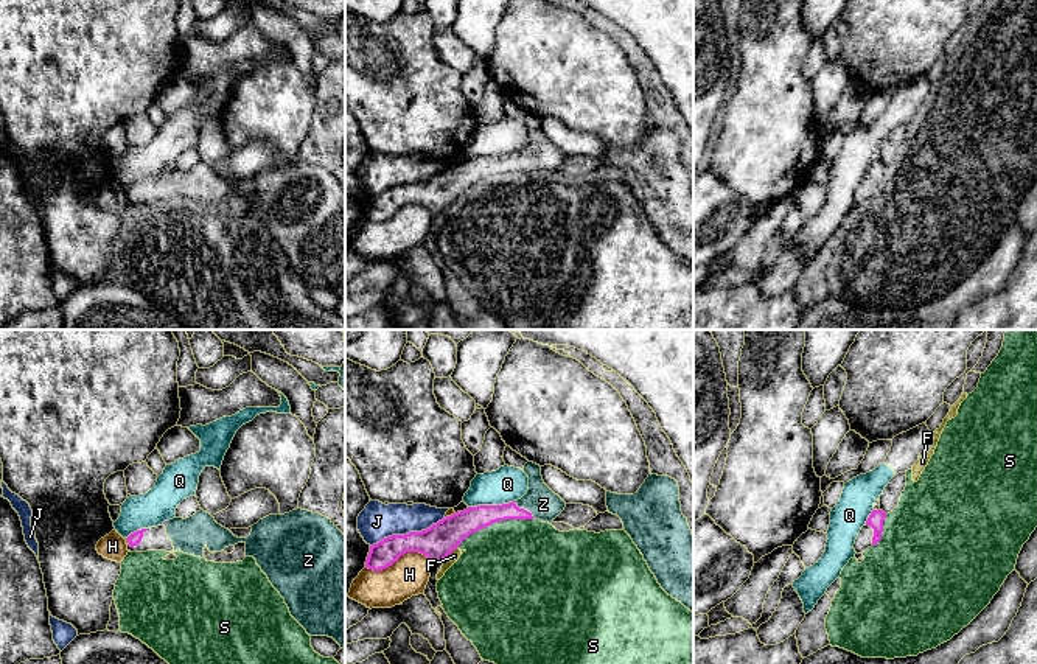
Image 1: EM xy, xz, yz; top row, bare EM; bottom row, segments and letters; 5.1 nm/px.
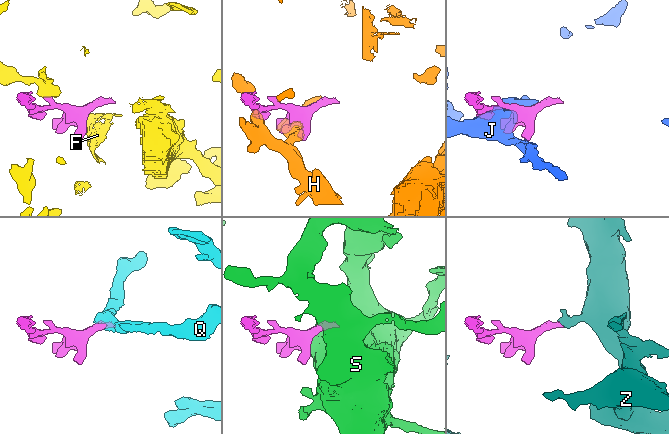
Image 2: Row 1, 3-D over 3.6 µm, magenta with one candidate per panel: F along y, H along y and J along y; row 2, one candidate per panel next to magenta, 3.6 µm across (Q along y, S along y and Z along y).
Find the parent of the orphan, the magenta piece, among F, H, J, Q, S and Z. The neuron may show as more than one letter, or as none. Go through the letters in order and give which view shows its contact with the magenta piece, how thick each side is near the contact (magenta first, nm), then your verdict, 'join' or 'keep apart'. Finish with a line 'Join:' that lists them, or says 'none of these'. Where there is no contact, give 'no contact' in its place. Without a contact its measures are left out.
F: xz | 170/60 nm | keep apart
H: xz | 170/200 nm | keep apart
J: xz | 170/190 nm | keep apart
Q: xz | 160/190 nm | keep apart
S: xz | 160/480 nm | keep apart
Z: xz | 120/160 nm | join
Join: Z

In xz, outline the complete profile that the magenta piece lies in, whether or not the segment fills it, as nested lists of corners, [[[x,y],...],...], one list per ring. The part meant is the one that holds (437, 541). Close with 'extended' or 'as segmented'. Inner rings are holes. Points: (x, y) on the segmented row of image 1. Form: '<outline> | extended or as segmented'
[[[505,446],[502,457],[505,465],[521,468],[529,476],[529,490],[521,499],[502,505],[468,507],[426,530],[387,536],[370,546],[365,568],[382,571],[406,552],[420,552],[432,563],[443,561],[466,536],[498,521],[539,519],[550,524],[566,502],[544,484],[541,467],[510,446]]] | extended

